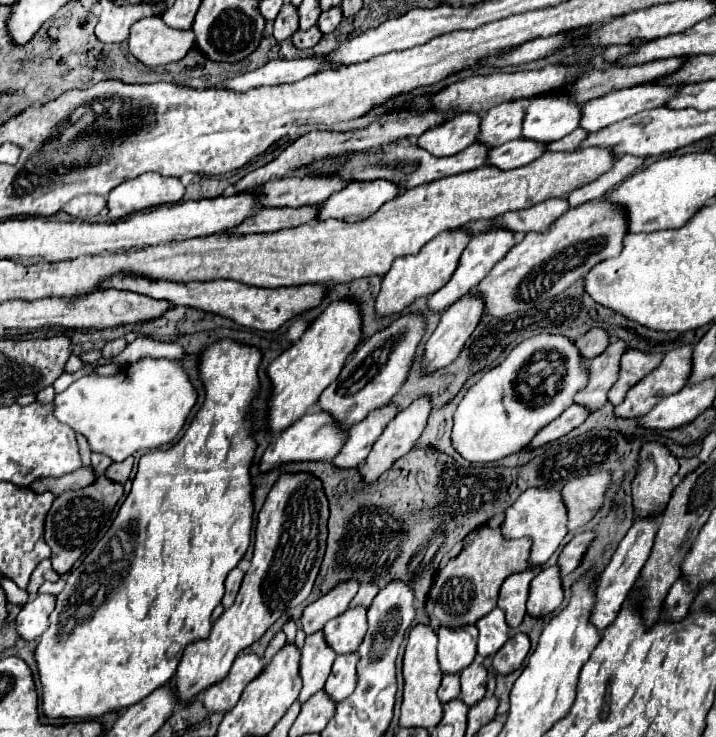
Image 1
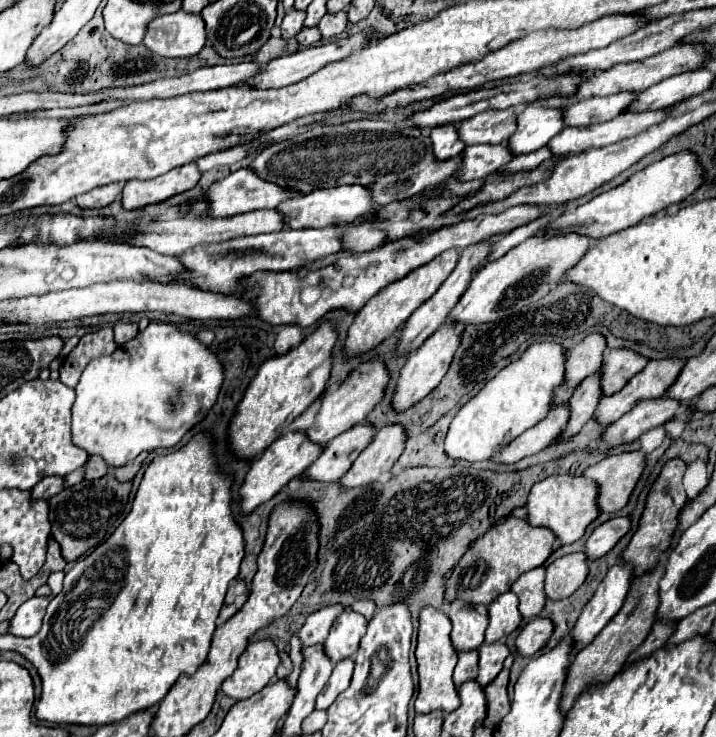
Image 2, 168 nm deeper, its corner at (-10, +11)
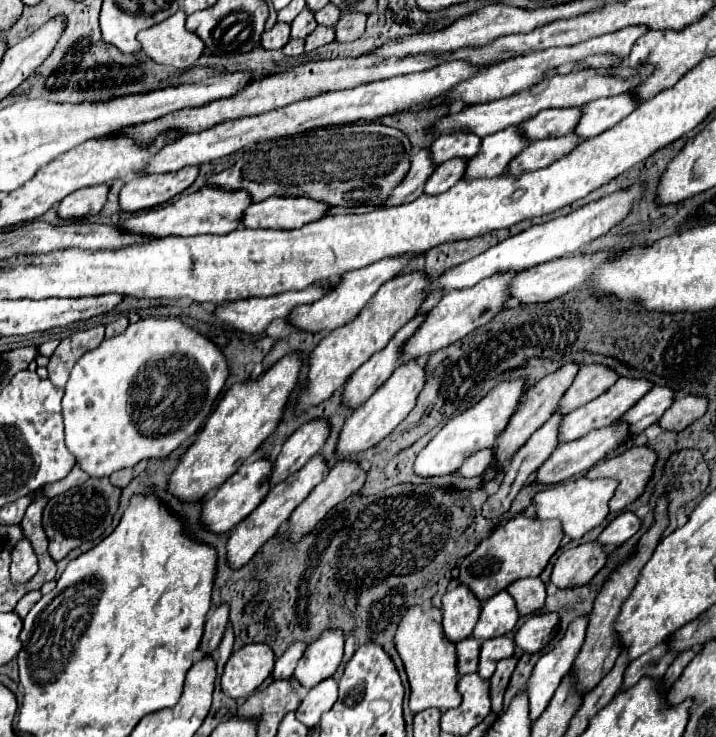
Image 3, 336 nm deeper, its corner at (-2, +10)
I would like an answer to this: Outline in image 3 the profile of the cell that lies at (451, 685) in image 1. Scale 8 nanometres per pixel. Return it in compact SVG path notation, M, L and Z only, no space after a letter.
M470 636L470 638L466 638L464 642L458 642L458 644L456 644L456 652L458 652L456 668L458 668L458 674L460 674L460 676L470 674L470 672L476 672L480 644L482 644L482 642L476 640L474 636Z

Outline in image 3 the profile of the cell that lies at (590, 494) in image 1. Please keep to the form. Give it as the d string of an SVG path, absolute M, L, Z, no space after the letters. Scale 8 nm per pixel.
M632 446L626 452L608 458L586 472L586 478L614 478L618 488L608 502L610 512L620 512L624 506L634 502L652 476L656 452L648 446Z

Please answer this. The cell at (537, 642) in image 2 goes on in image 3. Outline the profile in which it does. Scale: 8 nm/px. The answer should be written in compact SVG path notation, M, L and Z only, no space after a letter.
M536 614L530 616L524 626L516 632L514 642L524 652L540 652L556 634L558 618L556 614Z

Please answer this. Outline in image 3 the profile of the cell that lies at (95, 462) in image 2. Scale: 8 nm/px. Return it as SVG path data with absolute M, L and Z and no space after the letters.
M76 464L76 466L72 468L72 472L70 472L66 478L62 478L60 482L54 482L52 486L44 486L42 492L52 498L52 496L56 496L56 494L60 494L60 492L66 492L68 488L74 488L74 486L84 484L88 478L90 478L90 476Z

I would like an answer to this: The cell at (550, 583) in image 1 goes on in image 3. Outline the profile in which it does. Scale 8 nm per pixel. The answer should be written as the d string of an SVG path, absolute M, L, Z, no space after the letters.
M588 542L576 548L564 550L550 574L550 584L556 588L572 588L588 584L590 578L604 566L606 552L600 544Z

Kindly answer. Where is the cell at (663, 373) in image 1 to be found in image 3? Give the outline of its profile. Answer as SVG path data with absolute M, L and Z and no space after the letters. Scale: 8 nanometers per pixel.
M620 378L610 390L606 390L602 396L598 396L596 400L576 408L574 412L570 412L562 426L560 426L560 442L570 442L570 440L578 440L582 438L584 434L588 434L590 430L594 428L600 428L600 426L608 426L612 422L616 422L624 412L628 412L646 392L650 392L654 386L652 380L648 378Z

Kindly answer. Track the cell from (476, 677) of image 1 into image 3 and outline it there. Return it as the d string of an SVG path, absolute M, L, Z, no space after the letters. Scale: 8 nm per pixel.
M500 636L500 638L492 638L492 640L482 642L480 662L478 662L478 674L480 674L480 678L488 680L494 674L498 660L512 656L514 648L516 646L514 646L514 642L508 636Z

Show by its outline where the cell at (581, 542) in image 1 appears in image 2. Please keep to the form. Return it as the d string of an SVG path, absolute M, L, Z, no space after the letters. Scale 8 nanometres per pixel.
M614 517L592 531L586 541L586 553L590 559L606 555L626 533L630 531L630 517Z

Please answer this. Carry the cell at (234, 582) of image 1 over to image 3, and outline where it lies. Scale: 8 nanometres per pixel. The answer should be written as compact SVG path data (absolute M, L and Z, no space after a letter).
M222 602L220 606L216 606L206 622L206 628L204 628L204 636L202 636L202 644L200 644L200 652L204 654L212 654L218 650L218 644L222 640L222 634L224 634L224 628L226 628L226 622L228 622L228 604Z

